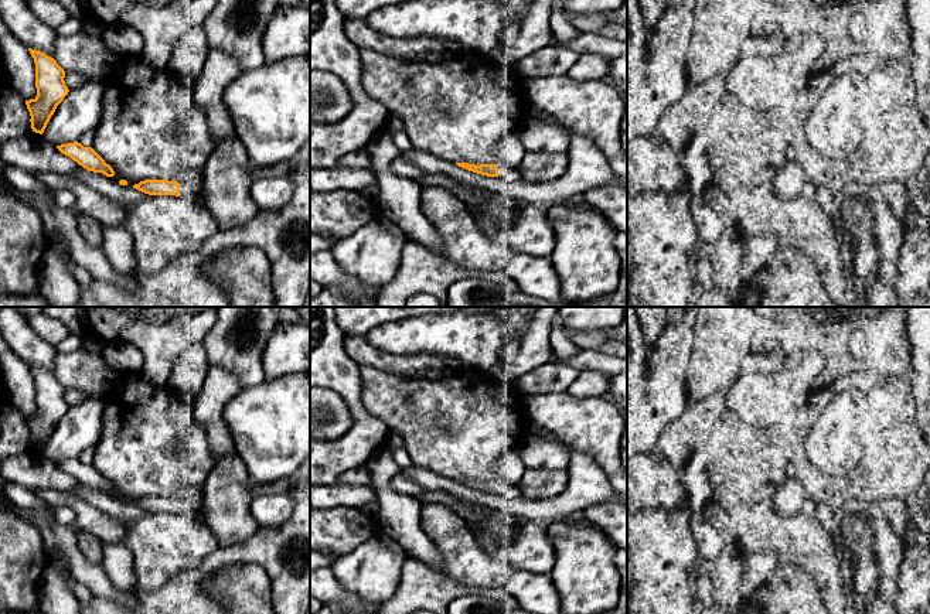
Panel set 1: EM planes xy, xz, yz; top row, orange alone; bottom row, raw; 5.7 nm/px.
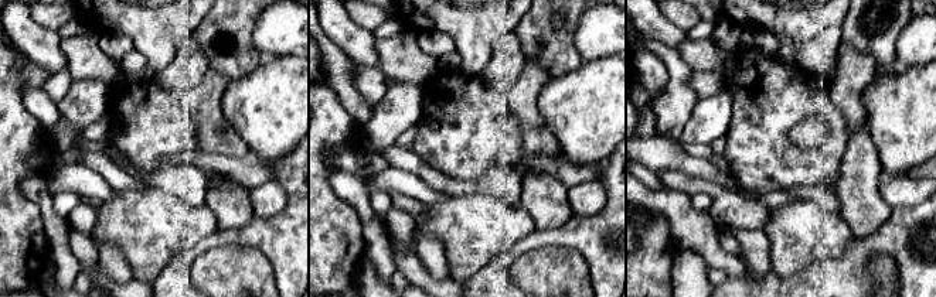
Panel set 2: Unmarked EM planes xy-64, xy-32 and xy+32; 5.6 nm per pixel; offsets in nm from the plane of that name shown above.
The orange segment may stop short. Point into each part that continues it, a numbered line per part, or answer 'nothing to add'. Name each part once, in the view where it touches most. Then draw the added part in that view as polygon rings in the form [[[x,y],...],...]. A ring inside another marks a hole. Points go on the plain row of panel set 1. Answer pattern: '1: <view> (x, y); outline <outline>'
1: xy (184, 508); outline [[[183,501],[180,502],[180,514],[187,515],[197,522],[204,522],[202,512],[194,511],[188,504]]]

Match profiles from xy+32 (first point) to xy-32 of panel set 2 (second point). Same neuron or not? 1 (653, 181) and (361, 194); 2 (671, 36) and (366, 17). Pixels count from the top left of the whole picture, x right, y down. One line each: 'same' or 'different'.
1: same
2: different

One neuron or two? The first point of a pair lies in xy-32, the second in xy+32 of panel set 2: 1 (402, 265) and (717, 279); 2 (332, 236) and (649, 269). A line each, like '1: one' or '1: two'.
1: two
2: one

